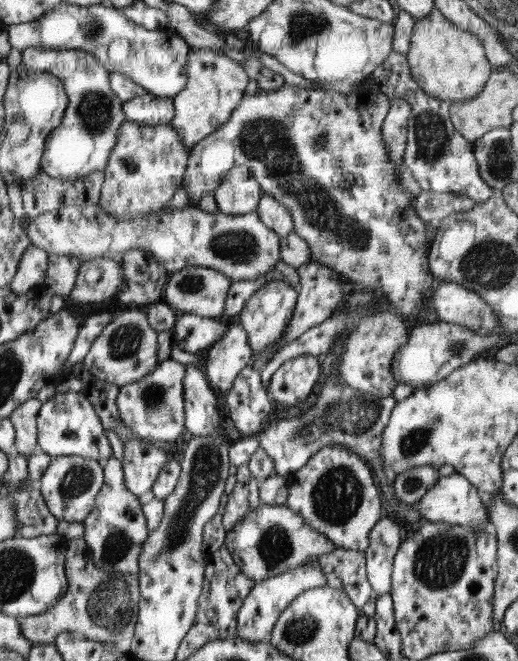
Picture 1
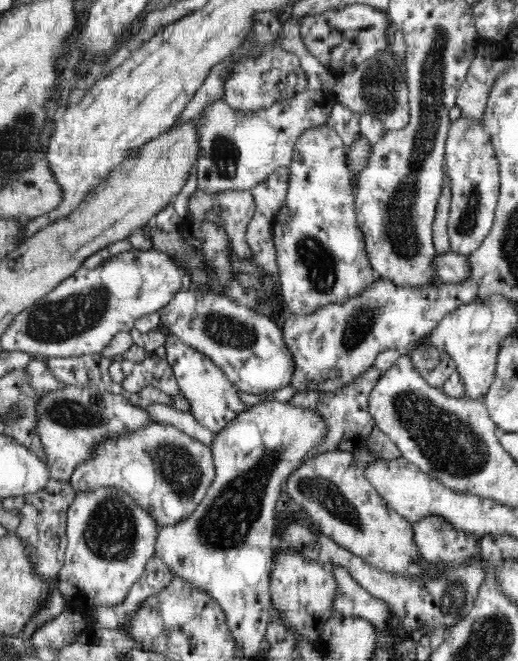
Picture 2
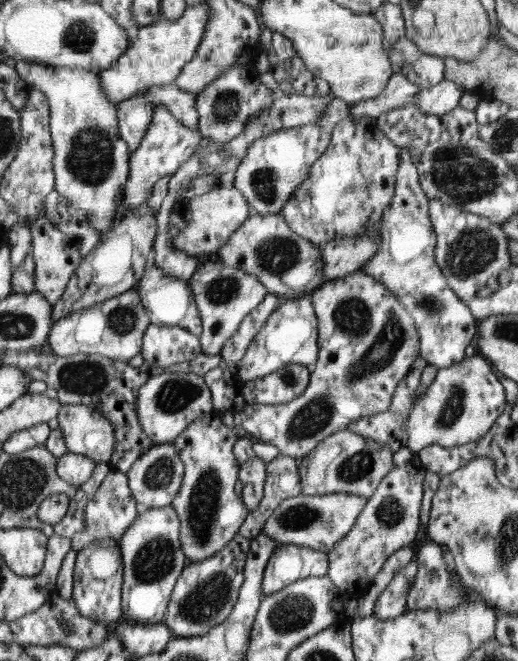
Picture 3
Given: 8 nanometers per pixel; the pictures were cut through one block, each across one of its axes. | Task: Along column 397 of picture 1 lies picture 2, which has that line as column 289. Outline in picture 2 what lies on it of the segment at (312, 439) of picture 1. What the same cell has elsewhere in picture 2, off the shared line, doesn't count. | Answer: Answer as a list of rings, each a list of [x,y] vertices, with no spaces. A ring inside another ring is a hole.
[[[385,351],[378,355],[374,364],[366,370],[365,374],[358,376],[352,386],[348,389],[348,392],[338,392],[338,396],[319,396],[319,393],[296,393],[290,400],[289,403],[292,406],[298,408],[304,408],[310,413],[314,413],[316,408],[322,419],[324,419],[325,425],[325,437],[323,441],[318,442],[313,449],[310,449],[302,460],[302,463],[308,462],[310,458],[317,458],[318,454],[326,452],[336,452],[336,450],[350,450],[353,451],[358,445],[364,443],[366,438],[370,436],[370,432],[374,429],[375,423],[371,418],[369,412],[369,398],[374,386],[382,375],[402,356],[402,351]]]

